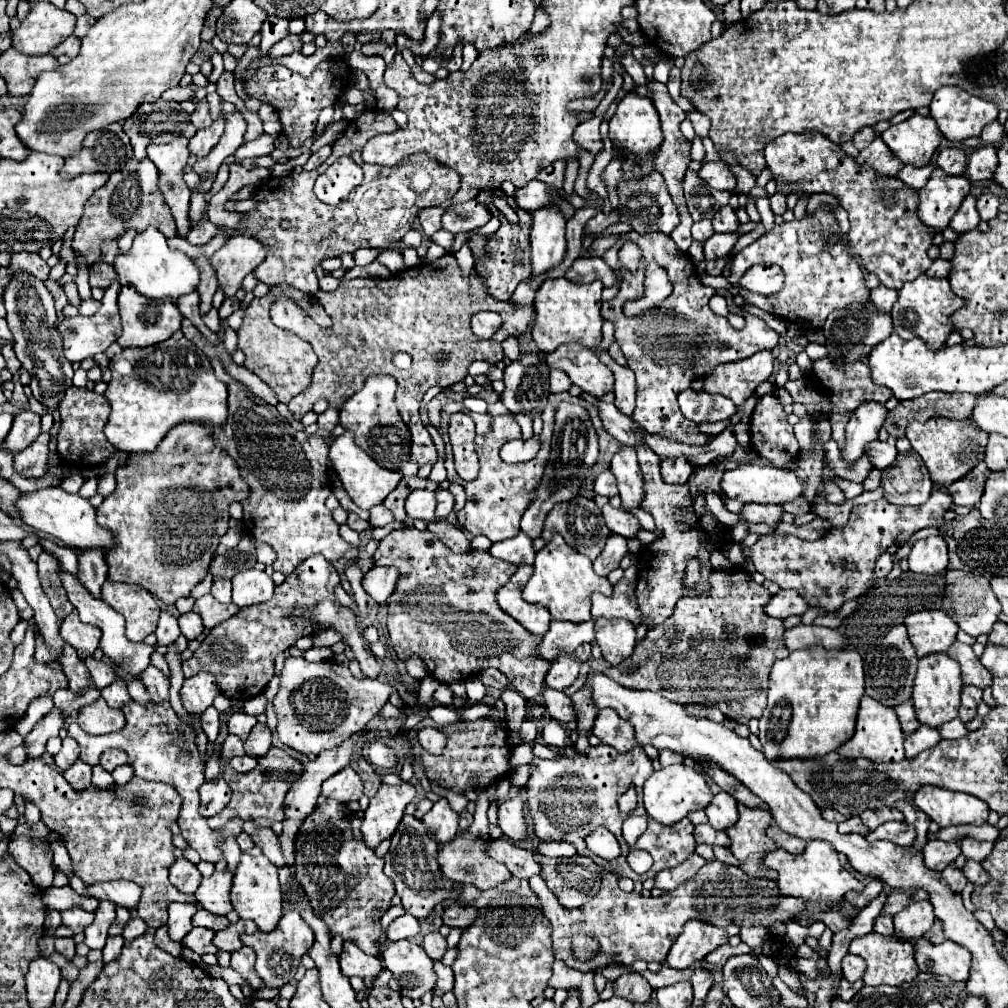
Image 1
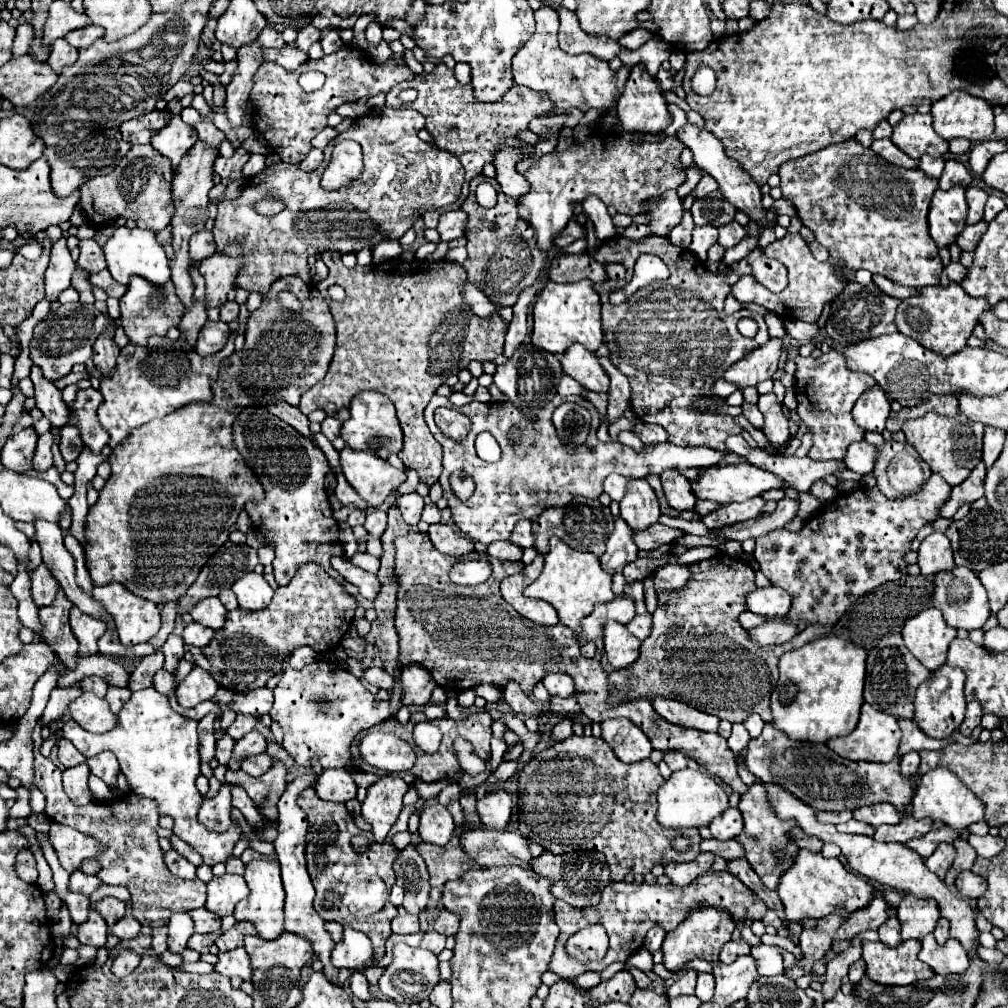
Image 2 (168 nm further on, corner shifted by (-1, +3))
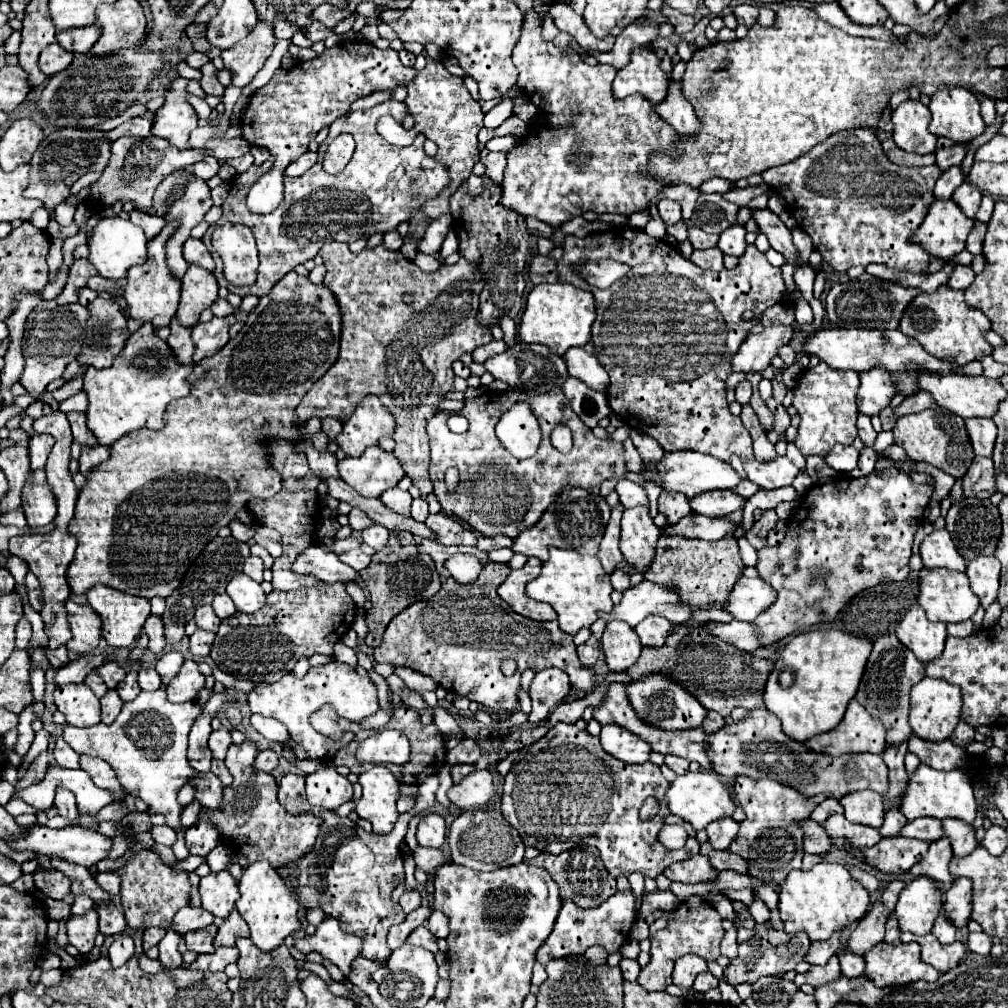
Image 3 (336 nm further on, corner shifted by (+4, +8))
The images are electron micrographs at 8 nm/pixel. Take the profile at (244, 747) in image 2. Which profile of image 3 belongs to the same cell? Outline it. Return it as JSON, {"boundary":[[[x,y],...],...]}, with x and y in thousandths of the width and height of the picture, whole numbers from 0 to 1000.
{"boundary":[[[244,733],[242,737],[234,739],[230,737],[226,743],[226,749],[222,753],[226,765],[232,771],[232,777],[222,783],[222,799],[218,805],[200,801],[198,811],[206,811],[218,824],[220,830],[228,830],[234,836],[238,836],[238,844],[248,852],[248,856],[256,852],[268,854],[270,860],[278,860],[284,854],[294,854],[300,848],[304,848],[317,822],[317,813],[313,813],[310,807],[304,809],[288,809],[274,791],[274,773],[266,767],[252,767],[250,757],[256,749],[256,743],[252,735]]]}

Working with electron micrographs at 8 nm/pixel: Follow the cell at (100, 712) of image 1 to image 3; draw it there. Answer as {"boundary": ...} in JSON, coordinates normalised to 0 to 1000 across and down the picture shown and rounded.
{"boundary":[[[83,678],[58,682],[54,686],[54,697],[65,709],[67,719],[89,721],[99,717],[99,695]]]}

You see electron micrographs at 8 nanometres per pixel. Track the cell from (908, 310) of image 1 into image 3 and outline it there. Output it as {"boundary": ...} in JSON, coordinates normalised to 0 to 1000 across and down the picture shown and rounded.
{"boundary":[[[938,283],[929,291],[913,291],[903,299],[893,316],[893,328],[913,338],[913,342],[927,354],[946,354],[950,362],[958,362],[966,356],[974,356],[984,348],[984,342],[976,336],[976,328],[982,326],[980,314],[962,305],[956,297],[956,289],[946,289]]]}

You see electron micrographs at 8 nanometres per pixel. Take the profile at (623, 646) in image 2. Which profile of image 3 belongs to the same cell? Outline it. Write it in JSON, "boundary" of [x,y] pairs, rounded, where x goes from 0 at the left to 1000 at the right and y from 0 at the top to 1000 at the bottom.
{"boundary":[[[605,616],[597,632],[597,646],[605,666],[621,666],[633,656],[637,640],[623,618]]]}

